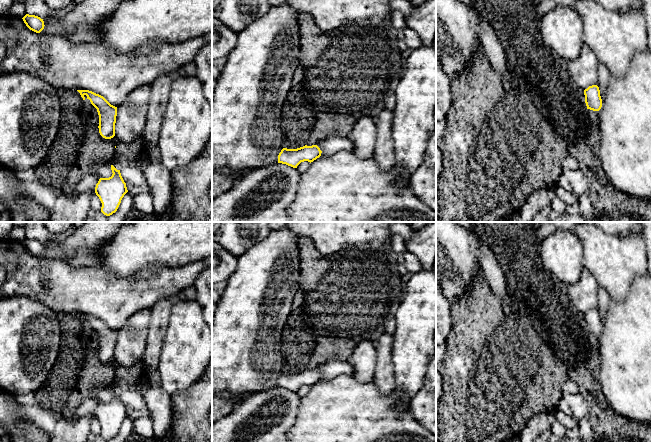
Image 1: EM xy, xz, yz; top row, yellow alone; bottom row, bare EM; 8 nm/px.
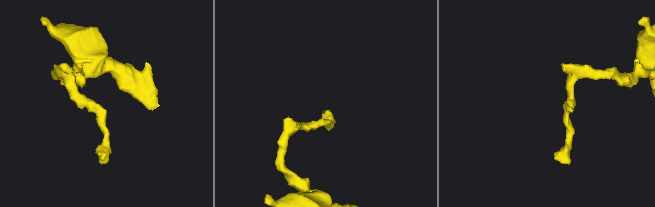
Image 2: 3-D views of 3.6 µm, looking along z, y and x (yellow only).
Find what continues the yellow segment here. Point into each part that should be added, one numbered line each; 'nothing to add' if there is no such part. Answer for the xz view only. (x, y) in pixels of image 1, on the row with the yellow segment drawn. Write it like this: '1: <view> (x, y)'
nothing to add

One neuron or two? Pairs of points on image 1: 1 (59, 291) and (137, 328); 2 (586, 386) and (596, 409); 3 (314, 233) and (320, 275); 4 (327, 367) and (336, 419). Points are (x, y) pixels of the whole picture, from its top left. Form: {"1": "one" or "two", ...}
{"1": "two", "2": "one", "3": "two", "4": "two"}

